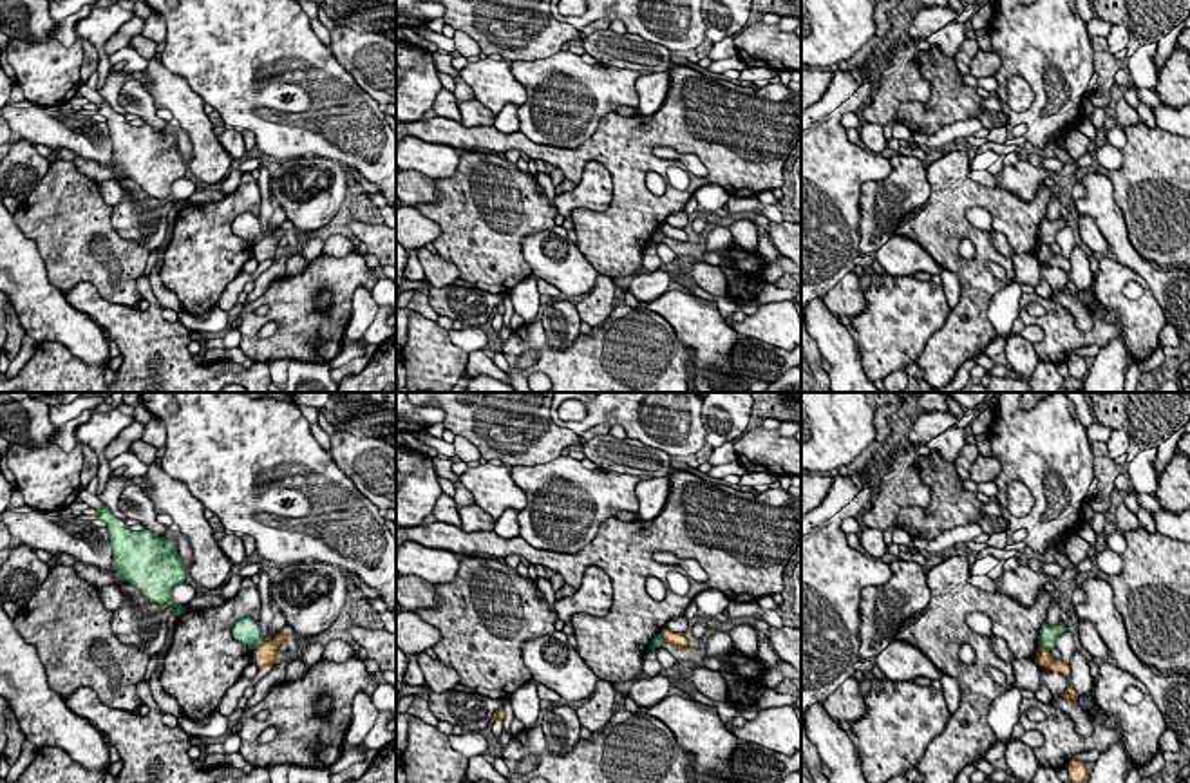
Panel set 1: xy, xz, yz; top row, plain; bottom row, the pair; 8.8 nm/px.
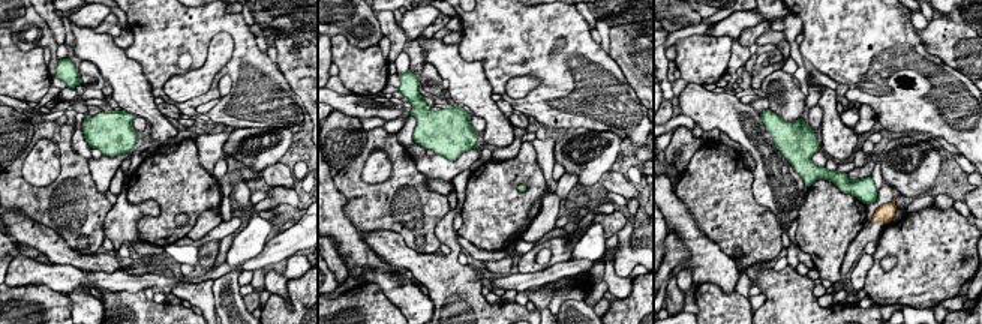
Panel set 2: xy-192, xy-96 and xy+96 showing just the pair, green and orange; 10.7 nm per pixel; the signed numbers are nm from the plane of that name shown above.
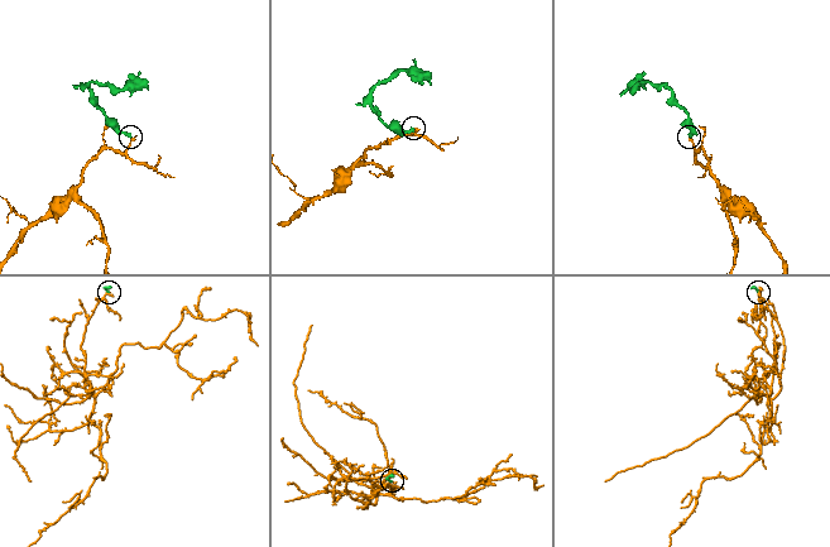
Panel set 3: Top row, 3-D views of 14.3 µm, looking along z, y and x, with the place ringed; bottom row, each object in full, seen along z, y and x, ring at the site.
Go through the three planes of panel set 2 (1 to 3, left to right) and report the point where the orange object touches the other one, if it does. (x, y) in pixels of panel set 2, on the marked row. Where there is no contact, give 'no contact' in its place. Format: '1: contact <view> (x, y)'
1: no contact
2: no contact
3: no contact

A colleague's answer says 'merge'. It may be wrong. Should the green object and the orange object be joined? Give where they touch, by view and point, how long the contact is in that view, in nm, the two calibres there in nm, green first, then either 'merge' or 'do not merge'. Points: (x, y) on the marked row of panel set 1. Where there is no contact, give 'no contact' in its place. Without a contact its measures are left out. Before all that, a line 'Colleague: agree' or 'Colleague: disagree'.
Colleague: disagree
contact xy (257, 646); length 130 nm; calibres 220 and 200 nm; do not merge

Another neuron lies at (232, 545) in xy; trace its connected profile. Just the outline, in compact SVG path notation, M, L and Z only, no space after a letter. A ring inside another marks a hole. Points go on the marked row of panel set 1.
M226 533L219 541L221 550L231 561L231 564L239 564L246 559L242 539L231 533Z

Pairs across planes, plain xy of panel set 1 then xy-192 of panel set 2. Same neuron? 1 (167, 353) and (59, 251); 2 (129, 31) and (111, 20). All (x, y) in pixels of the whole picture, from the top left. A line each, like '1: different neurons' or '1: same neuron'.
1: same neuron
2: same neuron

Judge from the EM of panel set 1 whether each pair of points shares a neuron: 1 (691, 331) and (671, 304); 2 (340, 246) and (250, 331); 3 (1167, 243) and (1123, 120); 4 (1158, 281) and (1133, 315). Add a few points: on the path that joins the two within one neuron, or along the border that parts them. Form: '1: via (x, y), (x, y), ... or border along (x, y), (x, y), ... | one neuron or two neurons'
1: via (691, 324), (679, 311) | one neuron
2: border along (355, 248), (344, 255), (322, 255) | two neurons
3: border along (1140, 120), (1122, 129) | two neurons
4: border along (1118, 261), (1147, 284), (1167, 322) | two neurons

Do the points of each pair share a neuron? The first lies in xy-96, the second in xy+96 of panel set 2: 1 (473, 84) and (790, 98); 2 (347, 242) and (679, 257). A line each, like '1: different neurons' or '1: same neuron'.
1: different neurons
2: different neurons

